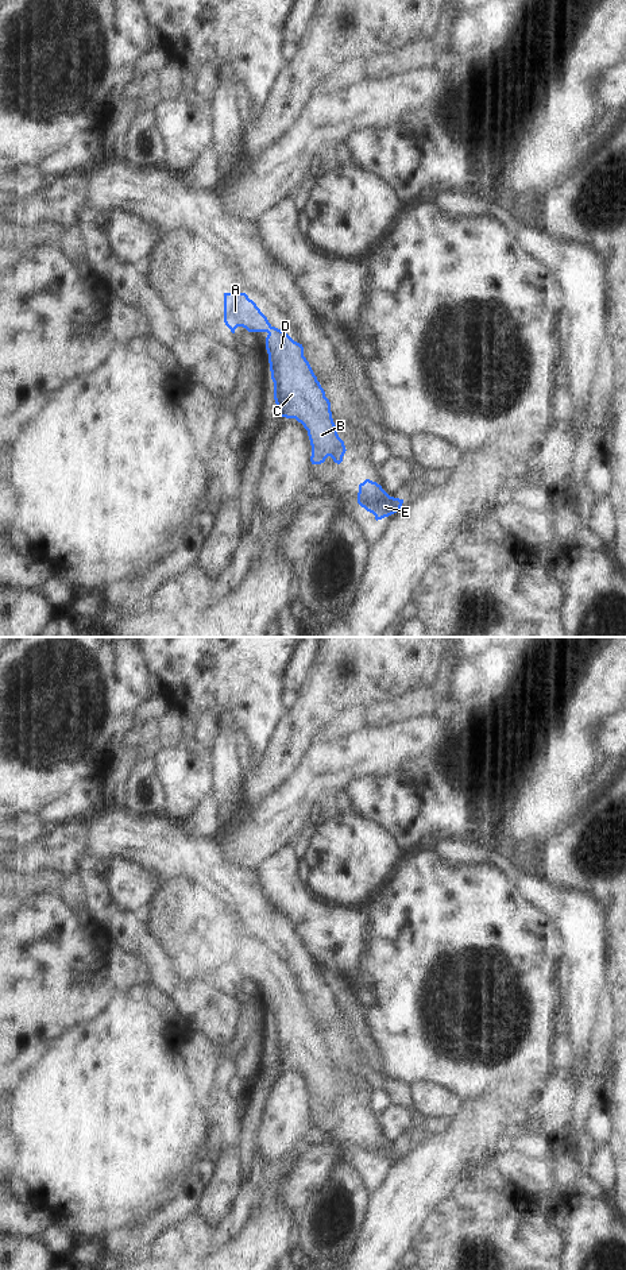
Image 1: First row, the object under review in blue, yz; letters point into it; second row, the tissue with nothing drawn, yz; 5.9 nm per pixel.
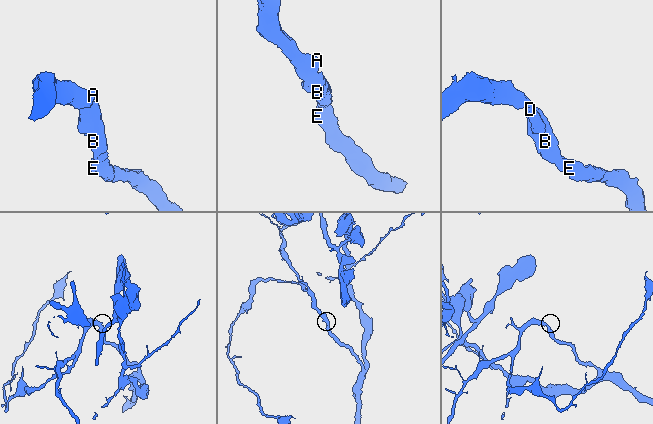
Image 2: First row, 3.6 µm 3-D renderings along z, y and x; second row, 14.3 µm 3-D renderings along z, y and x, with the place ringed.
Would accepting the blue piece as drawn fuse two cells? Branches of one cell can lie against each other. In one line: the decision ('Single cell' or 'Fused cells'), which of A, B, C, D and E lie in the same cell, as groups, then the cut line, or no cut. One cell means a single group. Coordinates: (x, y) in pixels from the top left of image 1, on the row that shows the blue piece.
Single cell. Groups: A B C D E. No split.

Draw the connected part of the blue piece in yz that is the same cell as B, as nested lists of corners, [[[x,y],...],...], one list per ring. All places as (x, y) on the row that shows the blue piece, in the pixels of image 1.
[[[224,293],[224,323],[232,333],[237,327],[268,333],[266,350],[278,416],[295,418],[308,431],[312,464],[321,464],[328,456],[340,464],[347,449],[337,435],[331,402],[304,356],[302,344],[273,327],[246,293]]]

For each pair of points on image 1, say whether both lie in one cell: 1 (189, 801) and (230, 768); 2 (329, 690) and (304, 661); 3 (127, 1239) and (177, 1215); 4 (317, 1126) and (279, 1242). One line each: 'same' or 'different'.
1: different
2: different
3: same
4: same

